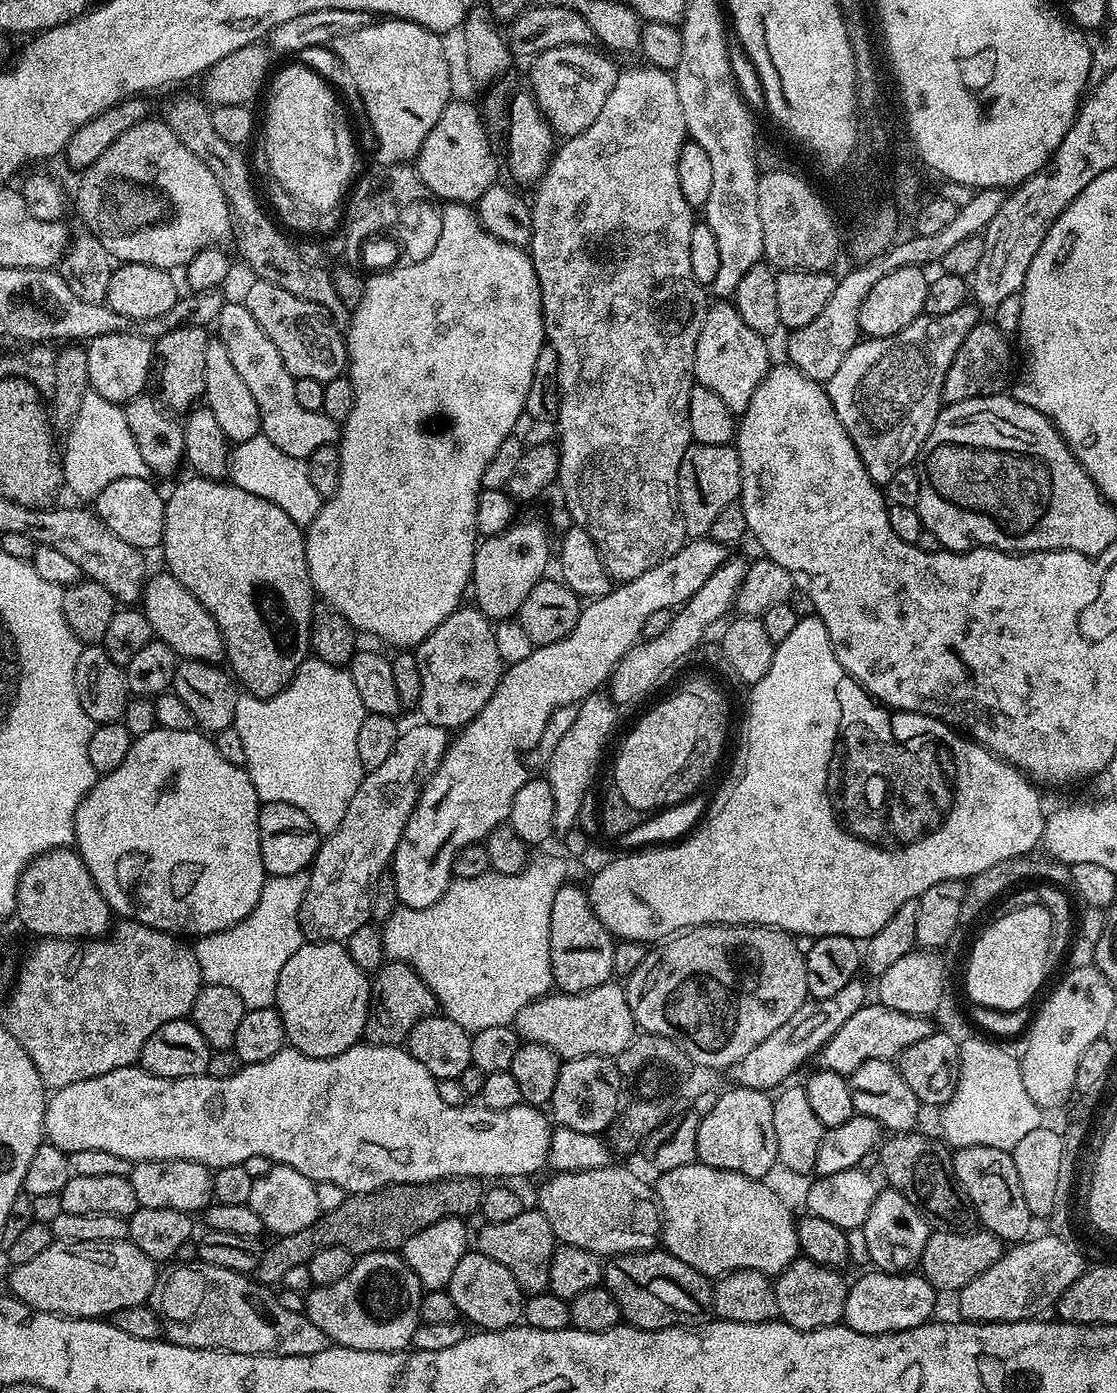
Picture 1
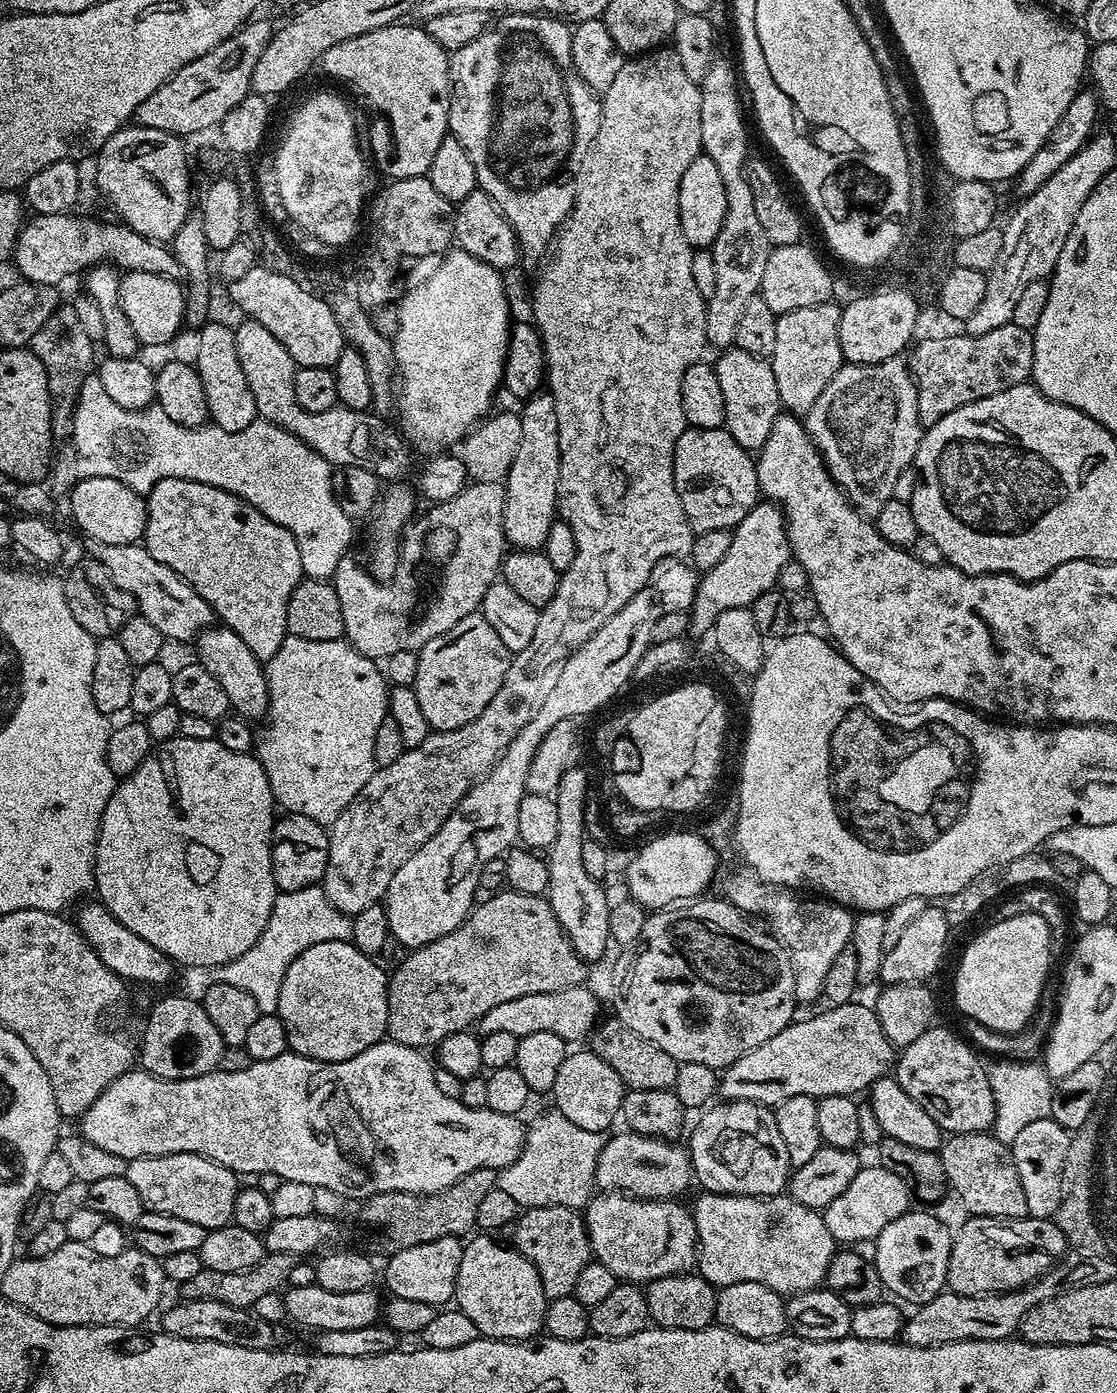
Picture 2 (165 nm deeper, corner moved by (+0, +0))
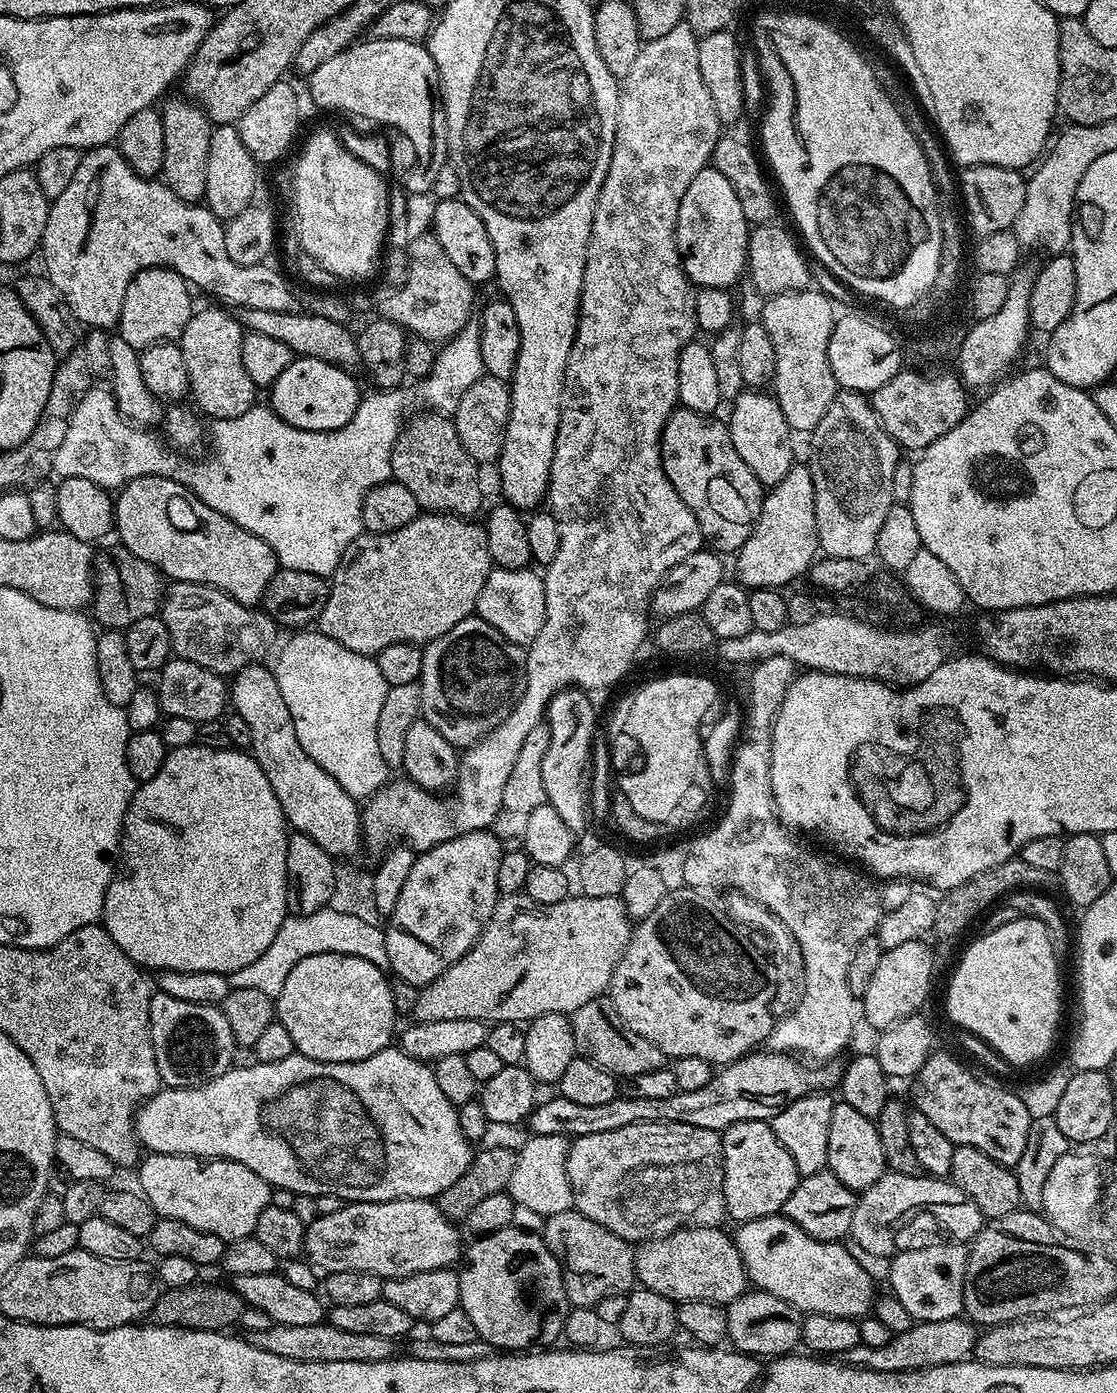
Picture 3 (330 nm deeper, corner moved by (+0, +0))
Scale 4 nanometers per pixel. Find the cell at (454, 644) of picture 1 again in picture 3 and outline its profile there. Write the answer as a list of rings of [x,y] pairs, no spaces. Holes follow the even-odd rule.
[[[473,614],[454,630],[423,645],[420,686],[420,714],[446,742],[463,750],[478,743],[512,713],[517,695],[524,687],[527,651],[510,642],[490,622]]]

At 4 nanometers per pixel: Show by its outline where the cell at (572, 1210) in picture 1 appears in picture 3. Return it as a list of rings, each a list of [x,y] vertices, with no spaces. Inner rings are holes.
[[[680,1228],[668,1236],[643,1241],[634,1252],[637,1281],[673,1302],[713,1300],[715,1304],[726,1306],[736,1300],[749,1291],[750,1281],[733,1237],[720,1231],[724,1230]]]

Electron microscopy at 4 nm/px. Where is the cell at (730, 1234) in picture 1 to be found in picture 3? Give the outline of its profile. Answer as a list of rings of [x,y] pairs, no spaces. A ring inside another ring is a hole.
[[[783,1214],[745,1220],[734,1232],[738,1254],[749,1281],[759,1291],[774,1294],[782,1302],[793,1304],[801,1314],[830,1314],[834,1318],[864,1318],[873,1311],[877,1285],[854,1262],[840,1242],[810,1238],[804,1230]]]

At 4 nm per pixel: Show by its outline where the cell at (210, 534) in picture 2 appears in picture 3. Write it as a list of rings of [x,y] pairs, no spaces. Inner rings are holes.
[[[172,476],[134,478],[119,489],[114,507],[114,532],[115,535],[120,535],[119,543],[130,550],[130,554],[138,554],[138,558],[154,565],[169,581],[181,580],[221,588],[228,596],[249,606],[259,605],[263,601],[266,586],[278,571],[274,550],[270,550],[270,546],[262,542],[262,538],[250,534],[250,530],[242,530],[242,526],[238,526],[233,520],[206,506],[206,502],[199,500],[179,480]]]

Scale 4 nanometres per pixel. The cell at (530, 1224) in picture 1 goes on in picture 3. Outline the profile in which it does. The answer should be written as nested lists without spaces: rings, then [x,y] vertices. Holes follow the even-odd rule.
[[[575,1210],[549,1216],[543,1224],[543,1242],[554,1258],[558,1258],[564,1275],[566,1298],[571,1307],[595,1308],[606,1297],[627,1293],[637,1283],[633,1245],[606,1230],[606,1226],[598,1226],[598,1222]]]

